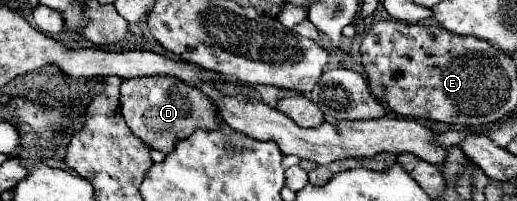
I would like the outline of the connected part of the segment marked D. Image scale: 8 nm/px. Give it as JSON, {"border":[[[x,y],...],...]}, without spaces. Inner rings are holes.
{"border":[[[148,75],[122,79],[120,95],[120,109],[126,125],[150,149],[156,149],[164,155],[172,151],[178,139],[186,139],[188,135],[192,135],[194,129],[218,129],[222,125],[212,101],[200,89],[186,85],[176,77]]]}

